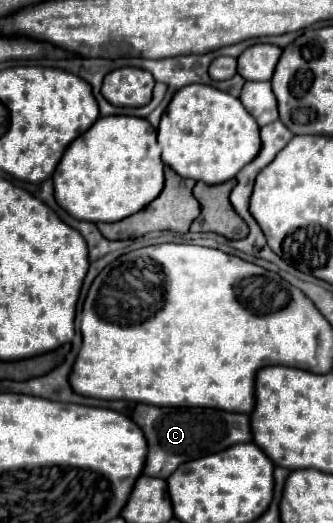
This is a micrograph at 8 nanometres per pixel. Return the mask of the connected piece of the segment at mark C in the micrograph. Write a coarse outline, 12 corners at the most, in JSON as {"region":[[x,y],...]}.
{"region":[[137,405],[143,475],[253,439],[243,413]]}

